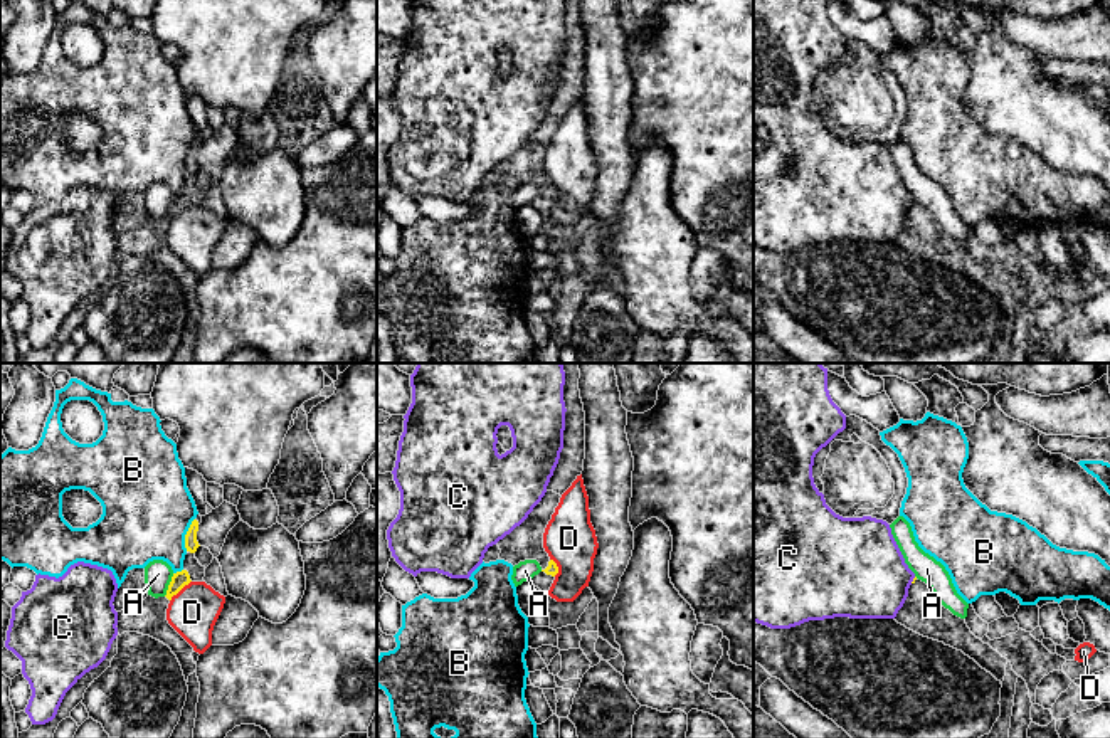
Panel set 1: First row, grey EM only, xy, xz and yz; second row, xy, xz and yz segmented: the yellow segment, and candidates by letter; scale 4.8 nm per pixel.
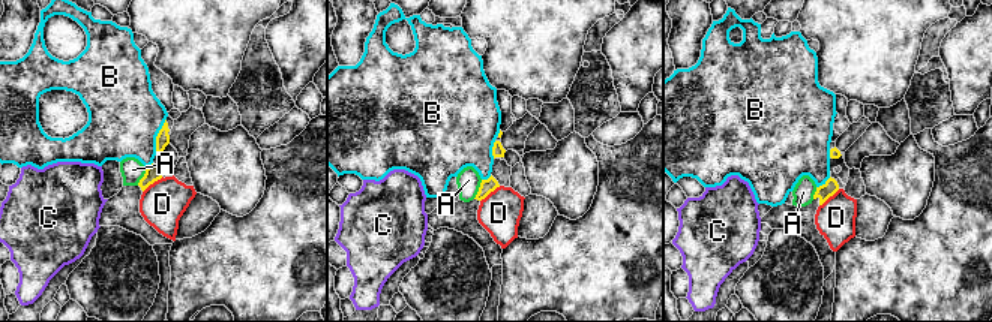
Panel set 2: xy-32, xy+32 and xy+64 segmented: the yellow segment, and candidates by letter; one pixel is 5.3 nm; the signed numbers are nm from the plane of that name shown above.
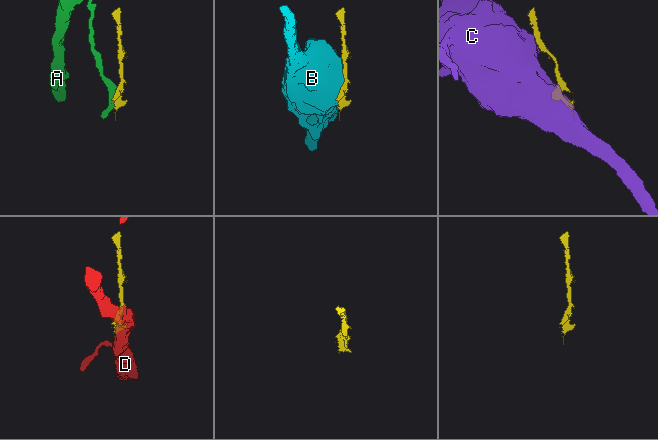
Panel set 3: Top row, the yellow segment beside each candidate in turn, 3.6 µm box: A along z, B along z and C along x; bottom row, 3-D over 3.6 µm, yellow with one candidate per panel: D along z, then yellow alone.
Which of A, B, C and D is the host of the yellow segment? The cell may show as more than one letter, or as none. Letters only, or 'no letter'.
no letter

